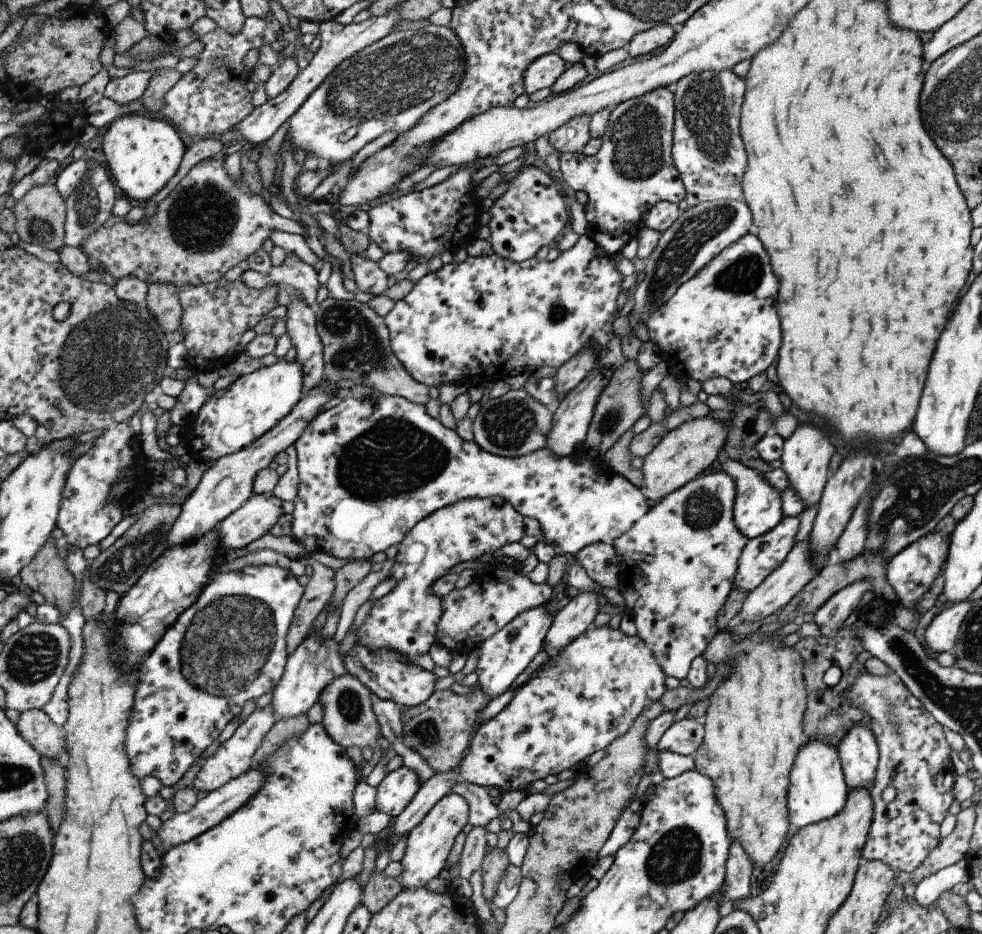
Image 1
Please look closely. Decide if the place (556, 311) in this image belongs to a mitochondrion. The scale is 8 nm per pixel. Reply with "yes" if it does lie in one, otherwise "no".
yes

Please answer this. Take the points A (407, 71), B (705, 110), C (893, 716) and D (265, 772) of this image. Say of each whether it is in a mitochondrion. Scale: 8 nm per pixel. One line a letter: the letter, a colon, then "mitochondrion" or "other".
A: mitochondrion
B: mitochondrion
C: mitochondrion
D: other

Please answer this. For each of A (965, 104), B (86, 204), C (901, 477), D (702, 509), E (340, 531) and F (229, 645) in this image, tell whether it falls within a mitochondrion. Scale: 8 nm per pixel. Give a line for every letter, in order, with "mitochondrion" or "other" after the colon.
A: mitochondrion
B: mitochondrion
C: mitochondrion
D: mitochondrion
E: other
F: mitochondrion

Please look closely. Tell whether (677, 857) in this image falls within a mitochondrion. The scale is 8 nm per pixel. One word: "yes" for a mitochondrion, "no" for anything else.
yes

